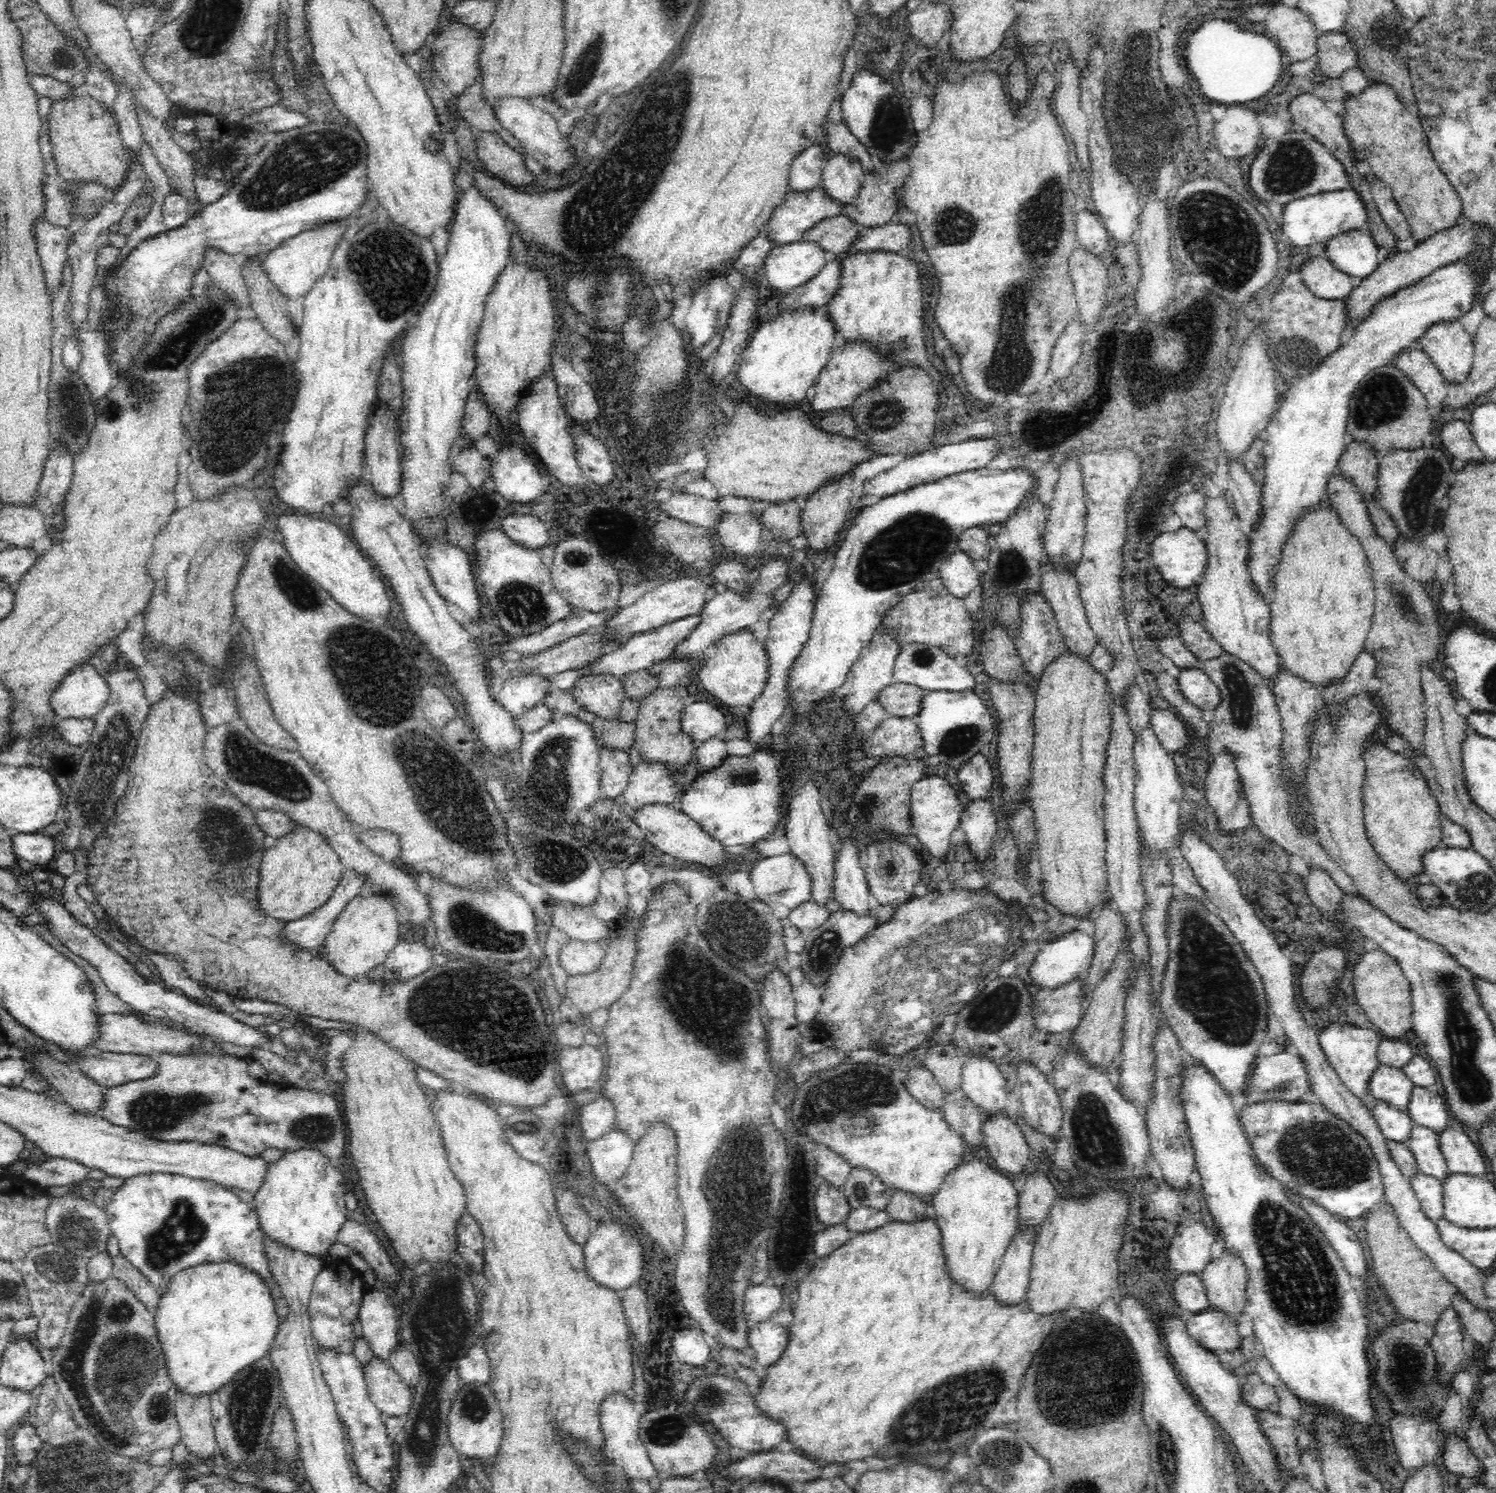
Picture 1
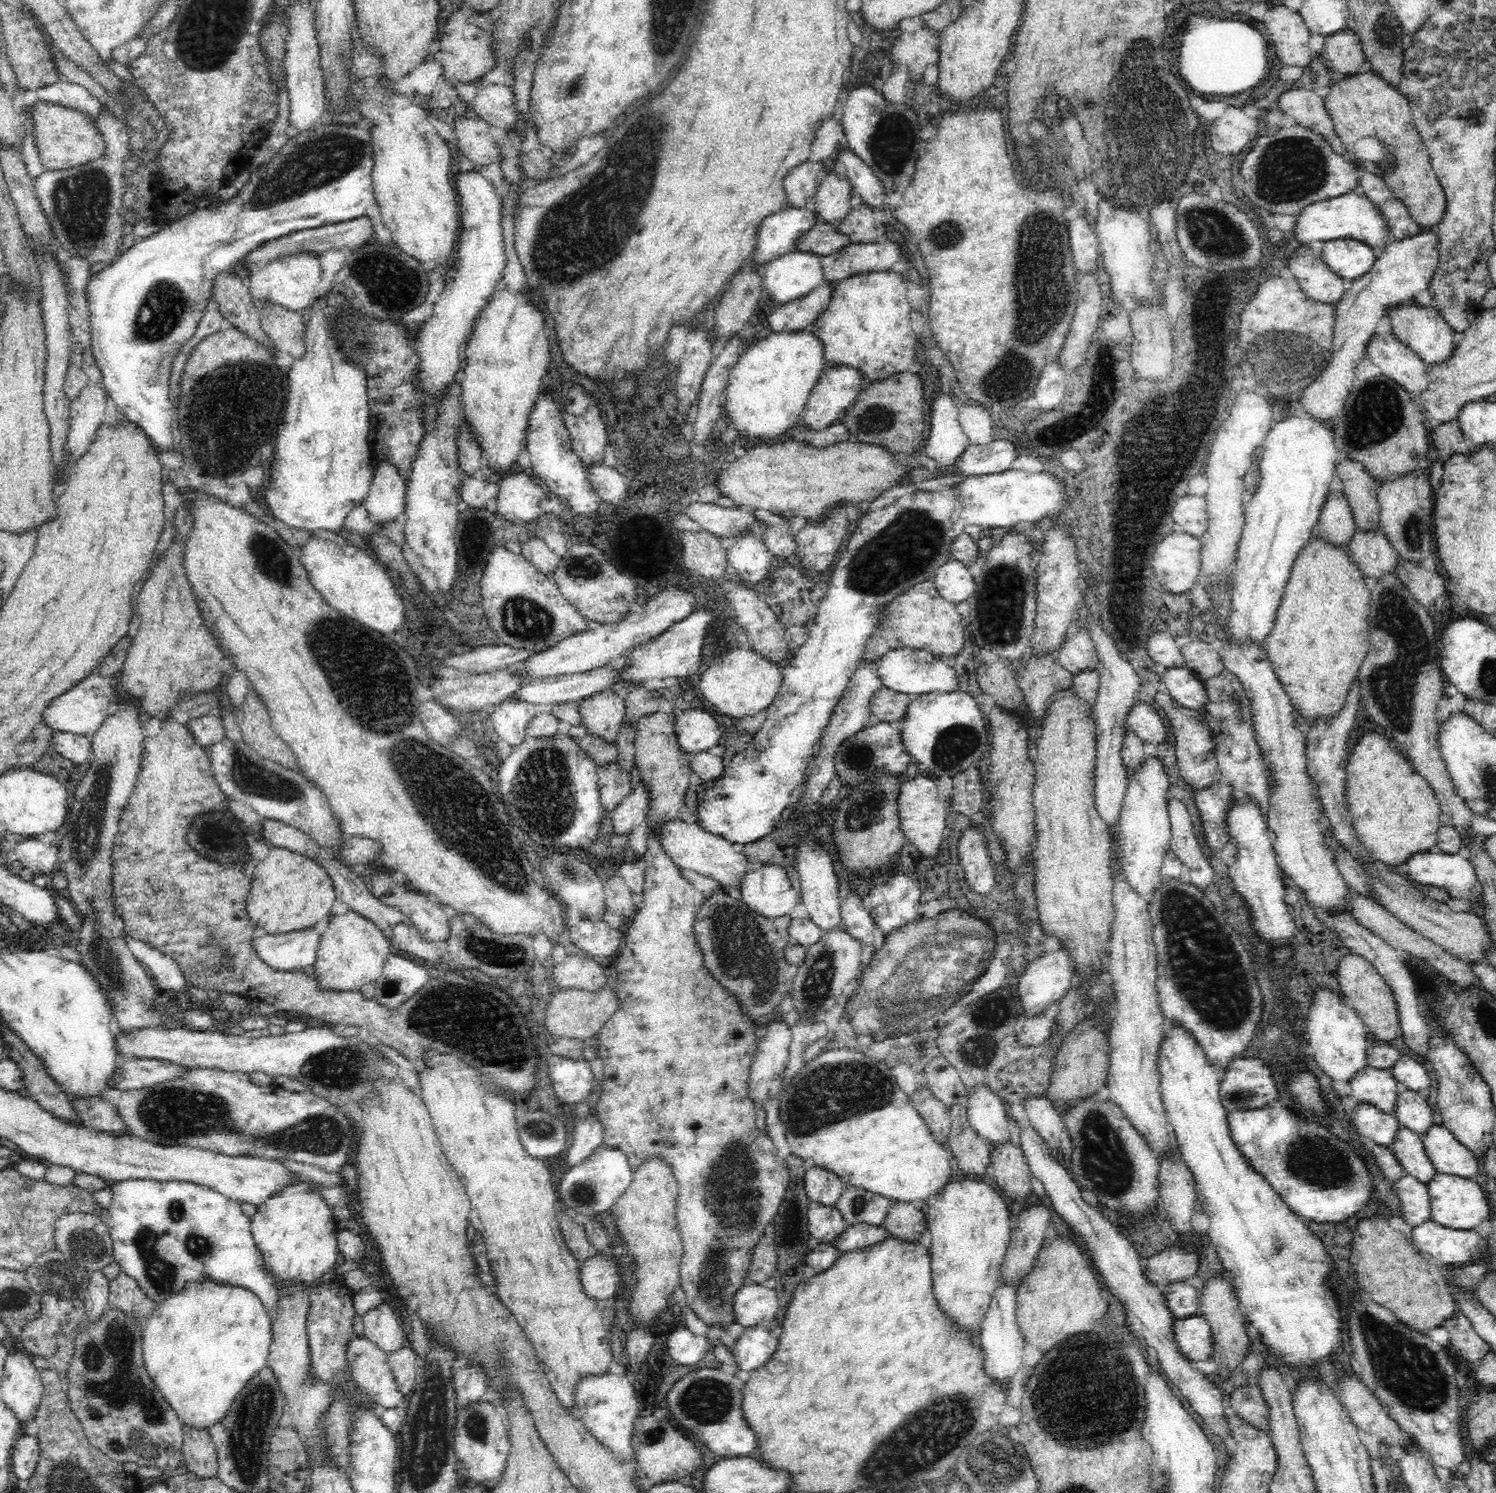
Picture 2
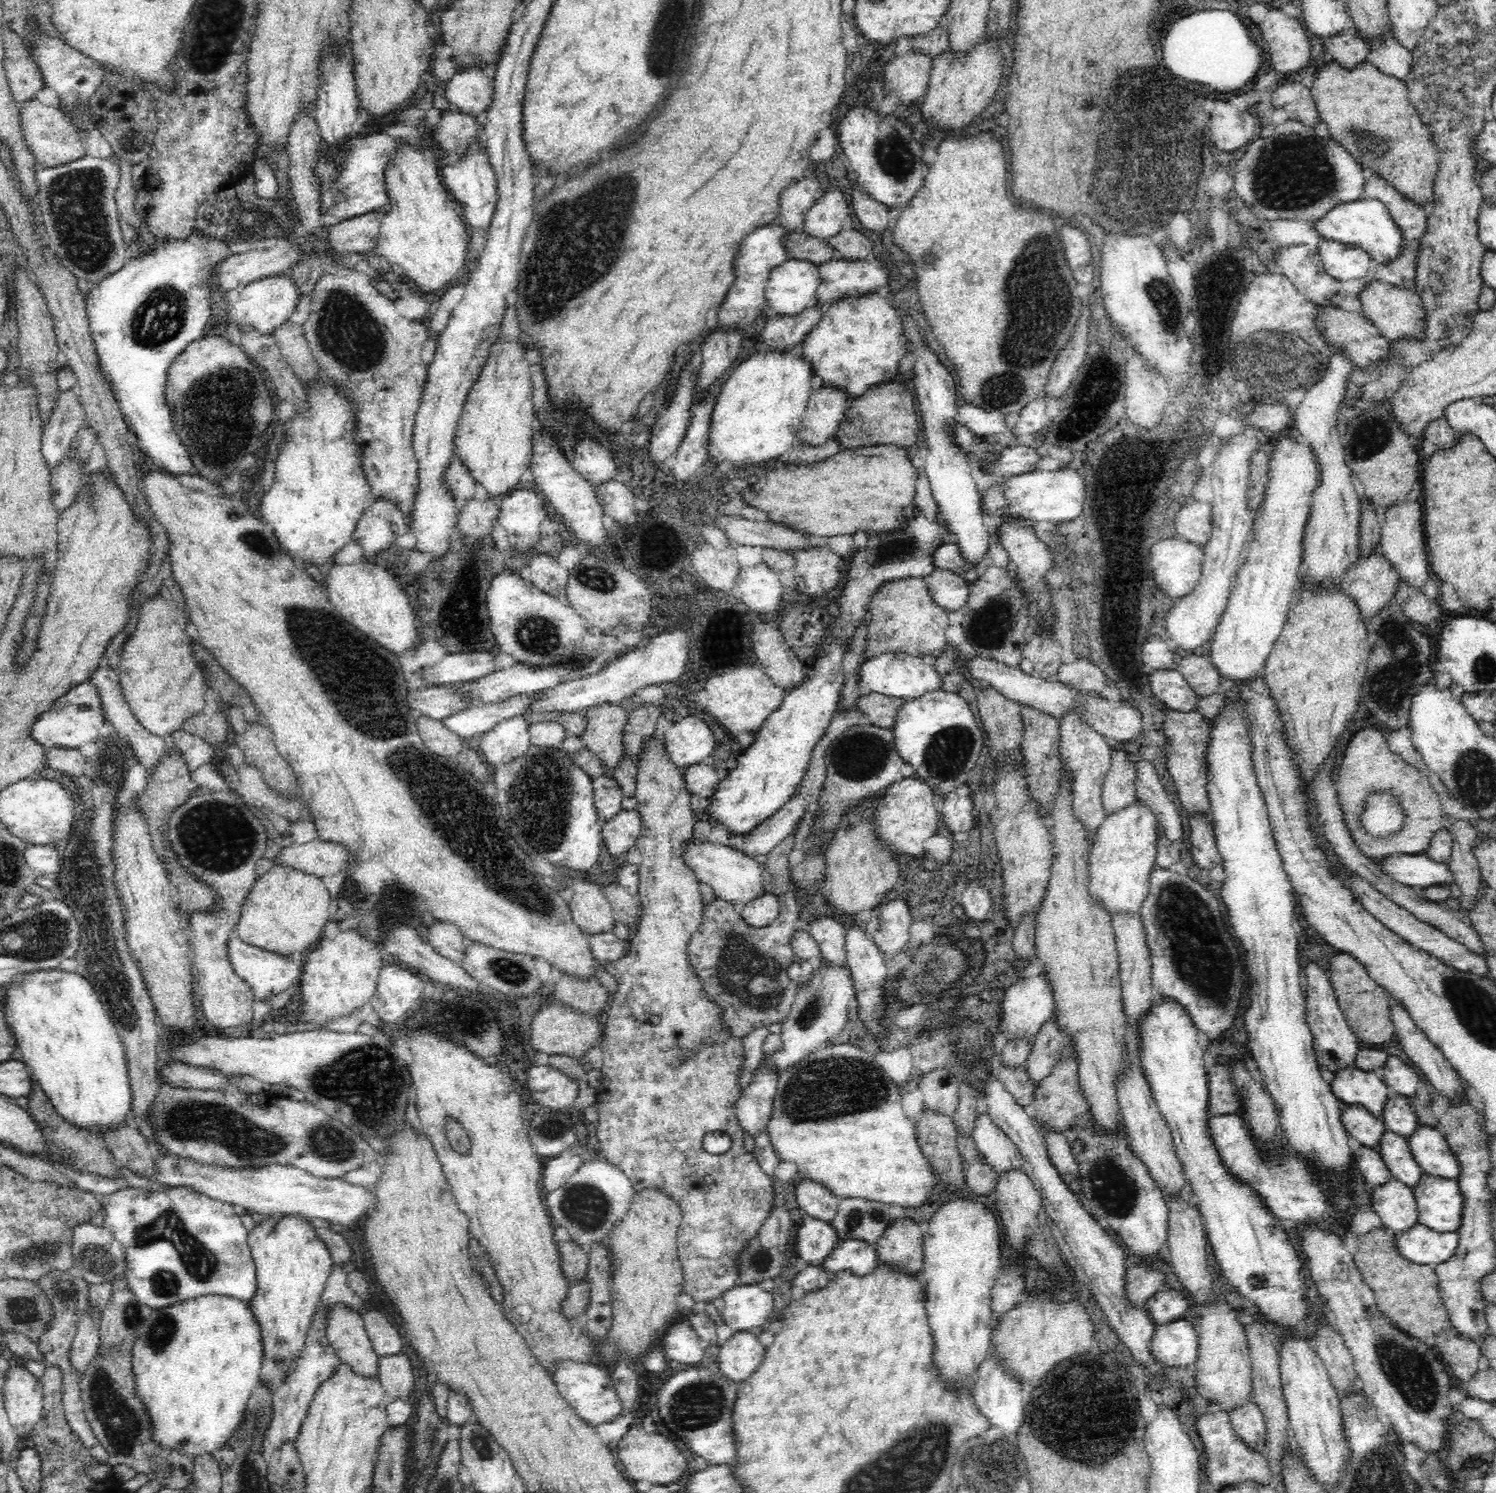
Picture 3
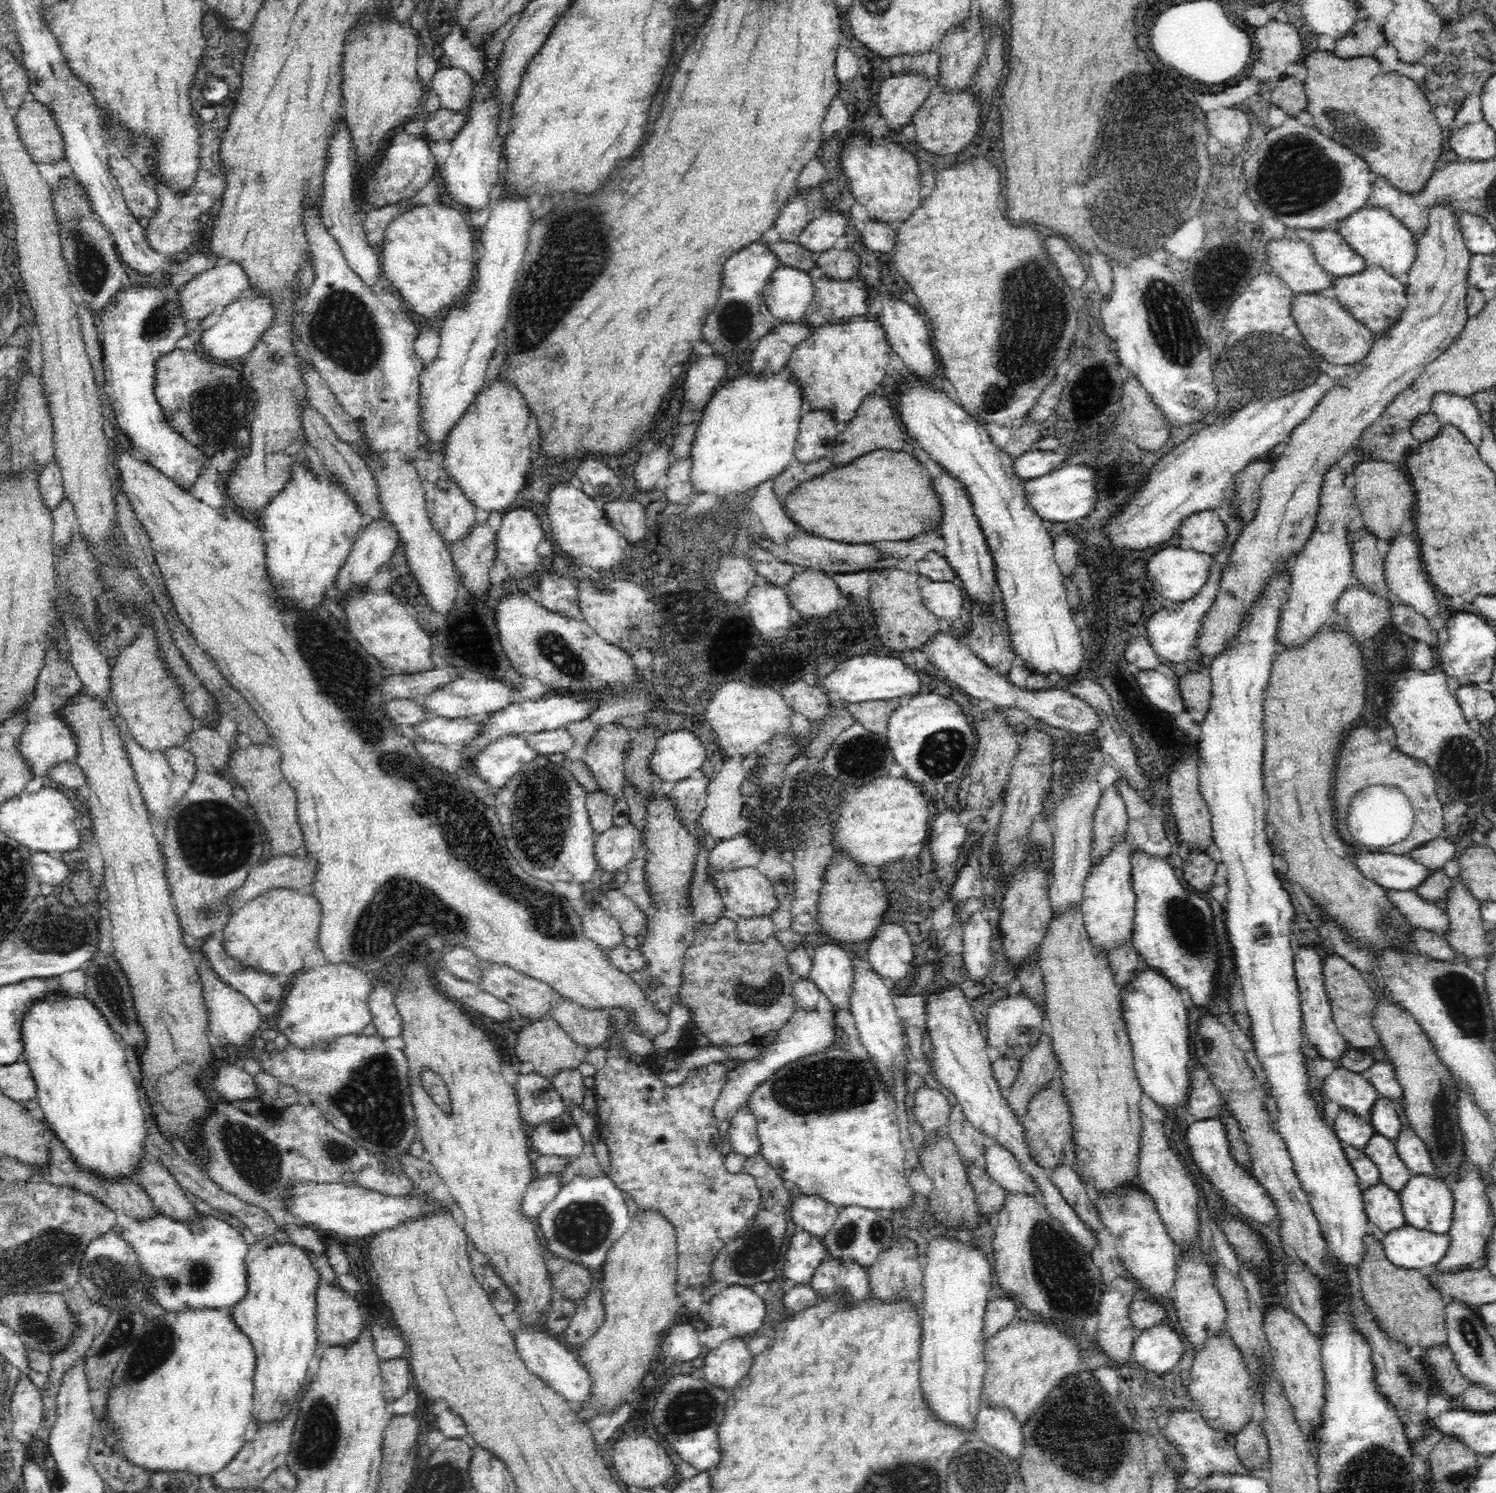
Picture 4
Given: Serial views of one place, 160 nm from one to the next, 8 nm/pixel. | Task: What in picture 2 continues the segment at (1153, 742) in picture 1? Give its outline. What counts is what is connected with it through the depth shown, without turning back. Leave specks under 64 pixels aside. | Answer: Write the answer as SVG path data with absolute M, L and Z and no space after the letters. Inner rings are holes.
M1134 729L1126 731L1124 744L1122 744L1122 757L1124 757L1124 763L1128 767L1129 786L1124 796L1124 802L1122 802L1122 816L1120 816L1120 824L1118 824L1118 830L1116 830L1121 839L1116 844L1113 844L1113 842L1111 844L1112 854L1118 852L1118 856L1122 858L1127 880L1141 896L1149 897L1159 887L1162 864L1166 854L1171 850L1172 823L1170 823L1169 813L1170 779L1168 773L1166 773L1164 761L1154 754L1146 756L1143 753L1144 746L1146 746L1144 740L1136 734Z

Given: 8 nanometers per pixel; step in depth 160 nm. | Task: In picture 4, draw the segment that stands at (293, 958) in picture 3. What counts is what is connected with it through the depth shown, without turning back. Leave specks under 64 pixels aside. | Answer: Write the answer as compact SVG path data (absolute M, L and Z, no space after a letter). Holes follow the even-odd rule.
M212 936L202 948L206 956L209 956L210 963L222 979L228 981L228 984L234 986L242 995L246 996L261 1014L262 1018L272 1016L274 1012L278 1012L284 1002L284 992L286 988L292 984L292 975L284 973L271 973L264 969L257 969L252 965L242 963L238 957L232 955L225 947L224 941L220 936ZM283 998L283 1000L282 1000ZM278 1008L278 1010L276 1010ZM272 1012L272 1014L270 1014Z

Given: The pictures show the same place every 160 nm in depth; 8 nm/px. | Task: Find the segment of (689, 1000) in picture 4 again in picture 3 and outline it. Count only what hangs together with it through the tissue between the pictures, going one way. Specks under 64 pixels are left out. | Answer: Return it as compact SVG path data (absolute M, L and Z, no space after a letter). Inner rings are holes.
M923 578L898 580L882 587L869 604L868 645L862 652L858 668L847 678L837 710L853 705L862 695L860 666L867 660L890 652L923 656L925 659L940 656L945 651L949 652L950 647L946 646L946 630L950 628L948 613L948 609L934 602L928 584ZM796 830L778 843L766 855L763 866L772 878L774 892L784 892L780 916L759 928L748 924L735 904L716 897L716 900L706 904L702 920L688 942L689 961L702 979L704 991L724 1008L724 1021L737 1037L744 1038L755 1029L784 1022L799 987L787 973L788 964L797 958L790 940L798 929L794 922L797 922L799 913L784 914L788 906L800 906L798 900L792 902L794 894L788 892L791 882L788 854L793 849L795 836Z

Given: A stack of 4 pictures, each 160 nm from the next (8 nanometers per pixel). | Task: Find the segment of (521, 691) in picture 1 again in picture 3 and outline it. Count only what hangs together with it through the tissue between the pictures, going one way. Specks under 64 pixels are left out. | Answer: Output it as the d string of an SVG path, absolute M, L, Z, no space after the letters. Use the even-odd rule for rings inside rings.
M514 715L502 719L482 734L479 750L492 769L528 750L531 745L529 725L526 715Z

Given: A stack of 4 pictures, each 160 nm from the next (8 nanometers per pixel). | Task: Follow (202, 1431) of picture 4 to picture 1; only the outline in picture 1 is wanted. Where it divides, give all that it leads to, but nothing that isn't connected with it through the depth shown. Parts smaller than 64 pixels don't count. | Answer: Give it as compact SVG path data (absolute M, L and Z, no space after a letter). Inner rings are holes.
M216 1259L175 1274L155 1310L175 1387L209 1394L222 1388L242 1368L267 1357L281 1324L270 1285L242 1261Z

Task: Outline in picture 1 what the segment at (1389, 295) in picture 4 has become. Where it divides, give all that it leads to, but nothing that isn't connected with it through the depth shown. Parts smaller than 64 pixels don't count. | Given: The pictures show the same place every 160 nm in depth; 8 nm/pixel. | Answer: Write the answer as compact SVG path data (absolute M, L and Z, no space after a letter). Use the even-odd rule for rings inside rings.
M1458 321L1434 324L1418 344L1452 385L1466 382L1474 360L1474 339Z

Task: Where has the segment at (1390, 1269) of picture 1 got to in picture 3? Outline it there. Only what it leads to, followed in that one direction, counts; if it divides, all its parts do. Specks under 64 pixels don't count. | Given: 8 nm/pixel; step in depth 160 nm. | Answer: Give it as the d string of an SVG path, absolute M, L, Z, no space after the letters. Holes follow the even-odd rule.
M1386 1227L1375 1228L1362 1233L1356 1238L1356 1242L1358 1248L1352 1256L1354 1264L1364 1282L1374 1291L1378 1310L1382 1311L1388 1318L1391 1318L1397 1327L1400 1327L1408 1335L1425 1342L1428 1334L1440 1334L1451 1325L1448 1307L1446 1307L1442 1297L1439 1295L1440 1287L1438 1286L1435 1266L1418 1264L1406 1259L1398 1251L1396 1233L1390 1232Z

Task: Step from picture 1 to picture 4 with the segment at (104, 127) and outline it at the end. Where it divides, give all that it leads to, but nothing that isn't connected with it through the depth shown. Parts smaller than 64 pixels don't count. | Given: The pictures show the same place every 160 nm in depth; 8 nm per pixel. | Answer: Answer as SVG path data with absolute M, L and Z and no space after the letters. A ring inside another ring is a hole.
M29 98L14 112L18 134L34 161L56 164L66 159L66 141L62 129L45 104Z

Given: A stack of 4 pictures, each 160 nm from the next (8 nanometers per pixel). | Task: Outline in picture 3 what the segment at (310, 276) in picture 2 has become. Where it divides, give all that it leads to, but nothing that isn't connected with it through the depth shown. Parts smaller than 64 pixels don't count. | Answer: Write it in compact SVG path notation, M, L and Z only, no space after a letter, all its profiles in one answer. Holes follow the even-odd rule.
M288 272L250 281L239 294L239 299L228 309L226 324L230 327L240 327L240 331L244 325L254 325L262 333L272 334L277 326L290 319L300 302L300 286Z

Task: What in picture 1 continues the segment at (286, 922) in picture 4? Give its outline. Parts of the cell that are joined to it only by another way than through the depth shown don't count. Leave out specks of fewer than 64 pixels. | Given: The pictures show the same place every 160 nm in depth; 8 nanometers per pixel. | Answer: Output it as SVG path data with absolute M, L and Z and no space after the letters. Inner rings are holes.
M295 823L264 852L259 884L260 903L268 916L286 922L304 916L326 904L342 879L345 869L326 833Z

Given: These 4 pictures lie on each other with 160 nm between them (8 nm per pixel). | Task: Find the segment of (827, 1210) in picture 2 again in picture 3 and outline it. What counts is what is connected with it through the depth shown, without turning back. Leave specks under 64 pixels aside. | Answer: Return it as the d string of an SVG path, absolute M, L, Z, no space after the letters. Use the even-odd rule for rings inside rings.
M806 1213L797 1230L796 1253L806 1263L822 1263L838 1241L838 1231L831 1222Z

